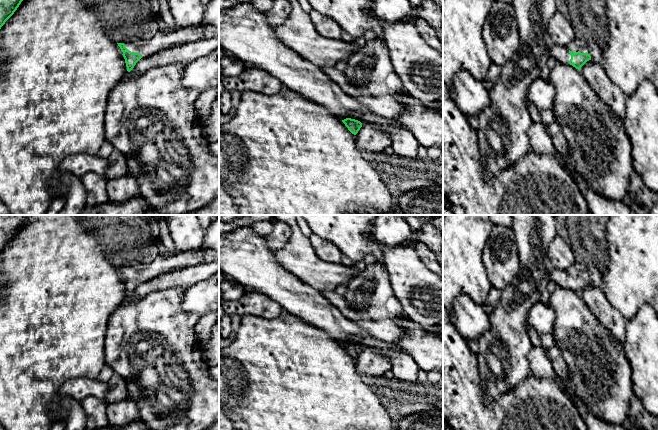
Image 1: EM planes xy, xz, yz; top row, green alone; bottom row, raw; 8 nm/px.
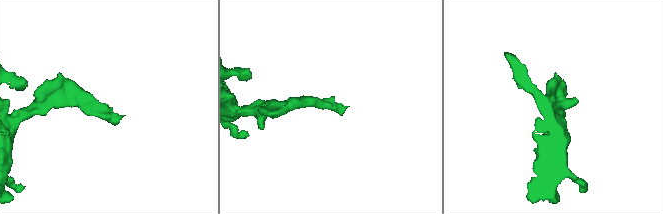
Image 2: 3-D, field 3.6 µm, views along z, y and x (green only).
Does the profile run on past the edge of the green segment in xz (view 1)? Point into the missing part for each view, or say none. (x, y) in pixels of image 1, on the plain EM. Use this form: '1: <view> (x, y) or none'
1: none

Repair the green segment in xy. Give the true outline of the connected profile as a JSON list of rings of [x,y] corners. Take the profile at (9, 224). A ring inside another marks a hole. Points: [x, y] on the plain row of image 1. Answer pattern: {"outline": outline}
{"outline": [[[0,215],[0,253],[14,238],[27,215]]]}

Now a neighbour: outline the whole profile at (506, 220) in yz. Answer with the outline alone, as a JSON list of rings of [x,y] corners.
[[[489,215],[490,220],[494,225],[503,225],[511,227],[512,215]]]

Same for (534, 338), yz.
[[[529,323],[526,325],[526,330],[528,332],[532,346],[541,347],[541,340],[538,334],[536,333],[535,329]]]

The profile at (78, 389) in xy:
[[[88,377],[72,379],[61,387],[61,395],[68,396],[79,403],[86,397],[90,396],[105,399],[107,392],[107,382]]]

